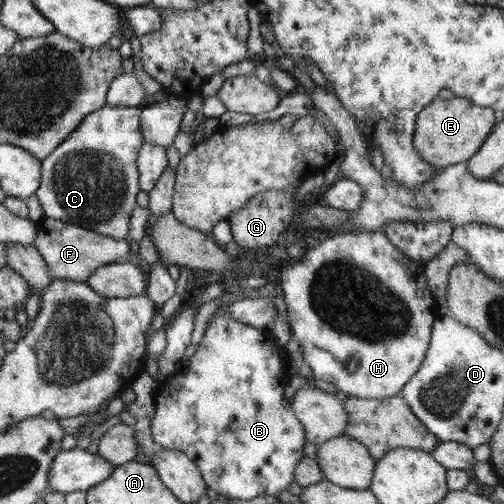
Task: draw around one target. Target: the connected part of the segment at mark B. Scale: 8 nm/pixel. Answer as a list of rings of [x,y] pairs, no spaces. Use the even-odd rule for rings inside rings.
[[[219,309],[209,320],[204,337],[197,345],[198,348],[196,348],[194,355],[188,360],[188,368],[178,371],[169,380],[160,383],[157,389],[155,412],[151,424],[151,434],[154,442],[163,448],[168,448],[168,450],[184,452],[200,469],[202,478],[206,481],[206,486],[217,492],[219,496],[238,498],[238,500],[252,500],[252,498],[258,498],[258,496],[276,496],[276,494],[288,490],[290,484],[294,482],[294,470],[296,470],[298,462],[308,456],[311,450],[307,446],[304,425],[300,424],[300,420],[298,420],[298,417],[292,411],[291,402],[284,395],[284,387],[288,384],[288,380],[290,380],[287,371],[288,355],[277,344],[277,340],[272,335],[272,332],[230,319],[223,312],[219,312]]]

